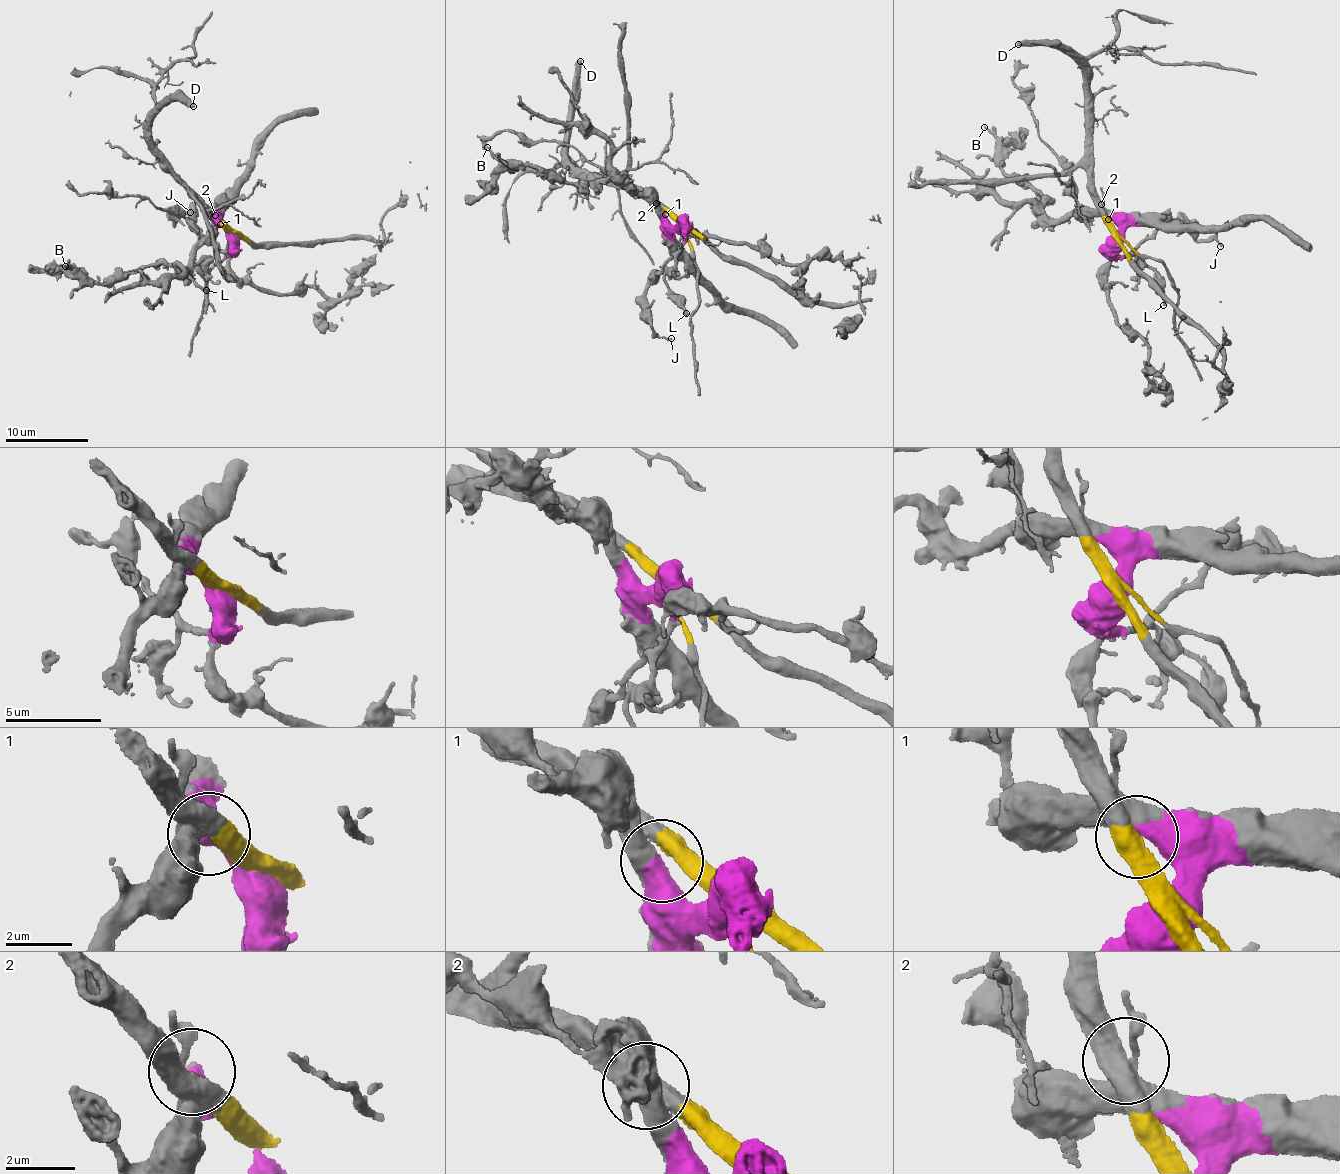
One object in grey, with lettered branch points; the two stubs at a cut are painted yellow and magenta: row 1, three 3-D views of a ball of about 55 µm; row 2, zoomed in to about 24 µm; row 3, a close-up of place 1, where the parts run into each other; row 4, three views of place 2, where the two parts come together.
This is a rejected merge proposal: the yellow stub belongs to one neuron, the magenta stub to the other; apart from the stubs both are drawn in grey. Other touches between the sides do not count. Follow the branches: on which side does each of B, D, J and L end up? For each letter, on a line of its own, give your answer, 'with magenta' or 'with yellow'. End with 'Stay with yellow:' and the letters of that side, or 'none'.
B: with magenta
D: with yellow
J: with magenta
L: with magenta
Stay with yellow: D

